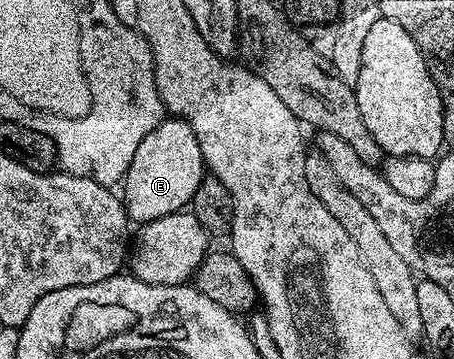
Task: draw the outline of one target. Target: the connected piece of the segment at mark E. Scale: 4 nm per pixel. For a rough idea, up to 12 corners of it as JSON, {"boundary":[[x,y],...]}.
{"boundary":[[166,117],[135,149],[125,211],[188,208],[207,168],[191,125]]}

